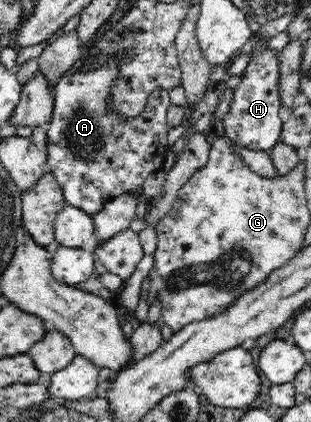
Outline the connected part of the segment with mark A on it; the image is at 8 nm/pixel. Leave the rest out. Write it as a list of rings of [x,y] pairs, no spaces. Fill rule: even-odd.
[[[107,60],[107,63],[91,70],[87,74],[72,73],[63,75],[54,84],[55,110],[47,130],[47,163],[51,172],[61,185],[66,204],[78,206],[93,216],[99,212],[112,198],[135,191],[141,192],[142,184],[152,172],[162,170],[167,151],[171,146],[167,143],[168,125],[167,112],[169,112],[169,93],[167,90],[155,90],[143,110],[141,116],[126,122],[116,114],[108,112],[108,88],[112,78],[116,75],[116,62]]]

